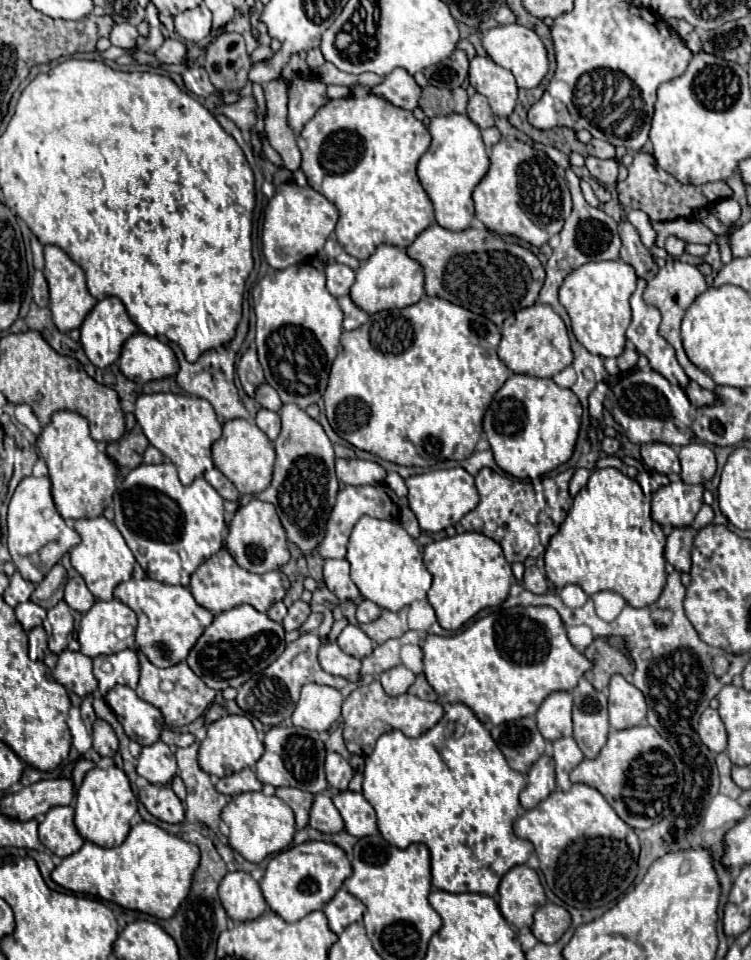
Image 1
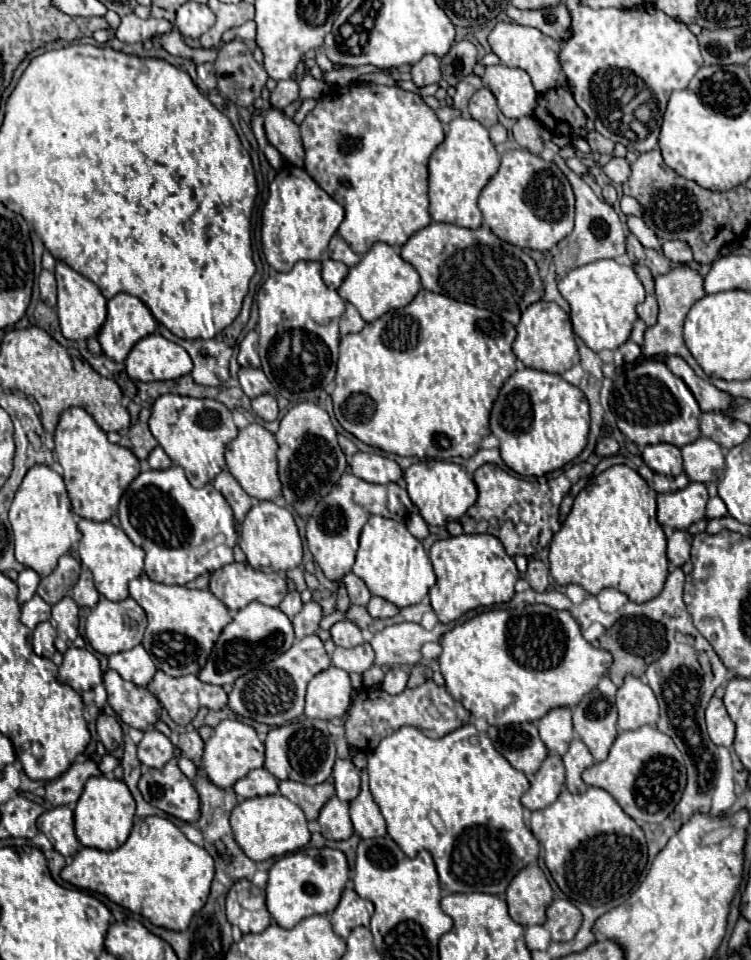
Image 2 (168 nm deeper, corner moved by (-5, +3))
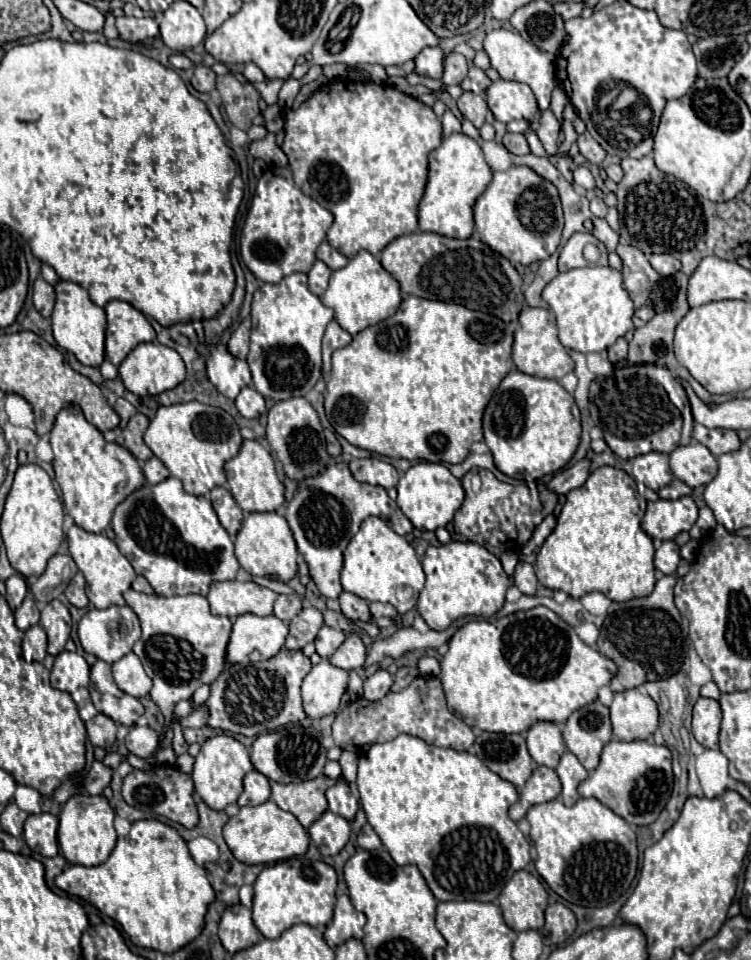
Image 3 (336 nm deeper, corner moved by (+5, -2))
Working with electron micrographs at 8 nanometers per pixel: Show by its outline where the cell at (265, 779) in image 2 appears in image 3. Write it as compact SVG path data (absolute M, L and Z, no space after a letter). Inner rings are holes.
M251 771L245 775L245 781L243 781L245 789L243 793L239 795L237 799L237 805L239 807L245 807L245 805L261 805L265 801L269 801L271 797L271 789L269 789L269 779L257 771Z

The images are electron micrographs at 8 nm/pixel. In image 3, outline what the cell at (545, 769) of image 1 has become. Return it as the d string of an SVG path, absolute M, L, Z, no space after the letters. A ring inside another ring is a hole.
M537 767L525 787L519 793L519 801L509 807L509 815L513 821L519 821L525 817L525 813L539 803L547 803L555 799L561 793L561 783L559 777L553 769L549 767Z

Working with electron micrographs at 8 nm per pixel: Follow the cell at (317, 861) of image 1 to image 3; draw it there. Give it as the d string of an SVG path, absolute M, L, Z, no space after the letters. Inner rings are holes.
M309 859L279 861L275 865L265 867L259 873L253 887L255 887L253 923L269 939L277 939L291 925L307 923L319 927L327 925L333 917L337 873L331 865L323 861L309 861Z

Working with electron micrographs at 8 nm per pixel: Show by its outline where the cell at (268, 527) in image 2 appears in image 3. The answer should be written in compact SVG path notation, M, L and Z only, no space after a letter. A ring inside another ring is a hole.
M247 513L239 533L235 535L235 557L239 565L253 577L269 577L287 583L297 573L297 545L293 533L283 515L271 513Z

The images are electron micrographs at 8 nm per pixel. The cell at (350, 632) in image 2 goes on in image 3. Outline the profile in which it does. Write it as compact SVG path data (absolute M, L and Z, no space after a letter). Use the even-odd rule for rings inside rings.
M323 625L317 633L317 639L315 639L315 647L317 647L317 653L323 657L323 659L329 659L337 647L345 641L345 633L343 631L337 631L329 625Z

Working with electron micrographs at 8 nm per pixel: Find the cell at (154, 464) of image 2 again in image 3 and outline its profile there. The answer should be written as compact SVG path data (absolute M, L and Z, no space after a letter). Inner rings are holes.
M151 457L149 461L143 463L143 475L149 485L155 485L155 483L161 483L163 479L167 479L169 471L157 457Z

